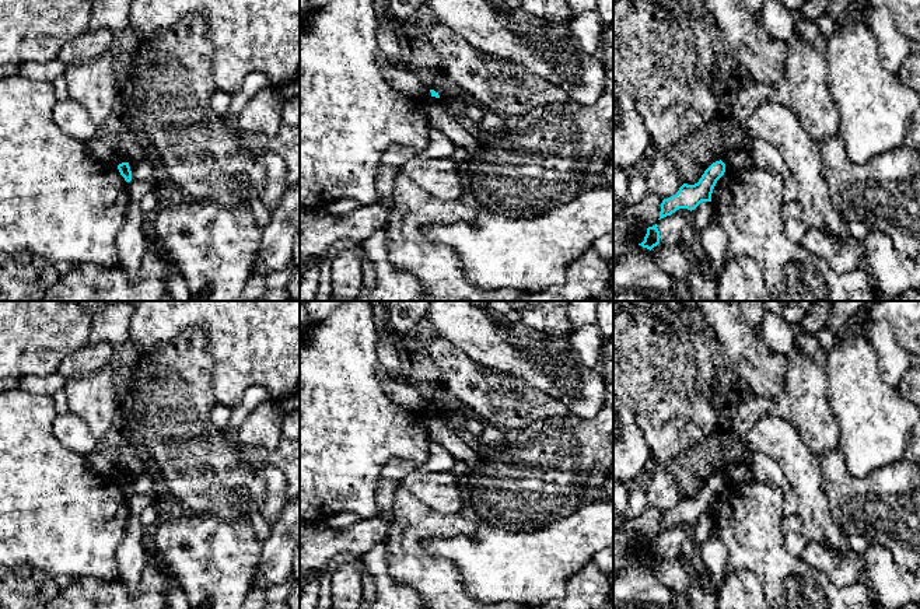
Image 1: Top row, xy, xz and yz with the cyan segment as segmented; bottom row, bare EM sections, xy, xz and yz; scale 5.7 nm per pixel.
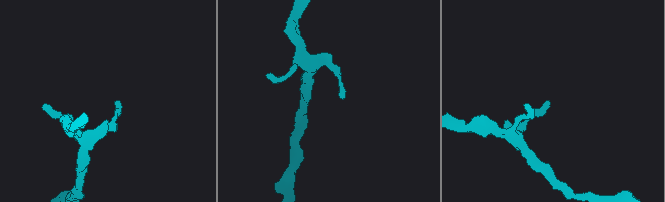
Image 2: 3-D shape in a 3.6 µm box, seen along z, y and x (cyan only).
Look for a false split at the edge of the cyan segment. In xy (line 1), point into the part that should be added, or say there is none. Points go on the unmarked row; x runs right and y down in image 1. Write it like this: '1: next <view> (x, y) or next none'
1: next none

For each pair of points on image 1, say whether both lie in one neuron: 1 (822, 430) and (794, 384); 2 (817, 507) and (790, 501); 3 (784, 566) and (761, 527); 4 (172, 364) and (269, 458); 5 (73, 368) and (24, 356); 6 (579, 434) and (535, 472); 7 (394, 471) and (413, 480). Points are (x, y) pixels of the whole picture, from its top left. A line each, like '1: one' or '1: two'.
1: one
2: two
3: one
4: two
5: two
6: one
7: two

